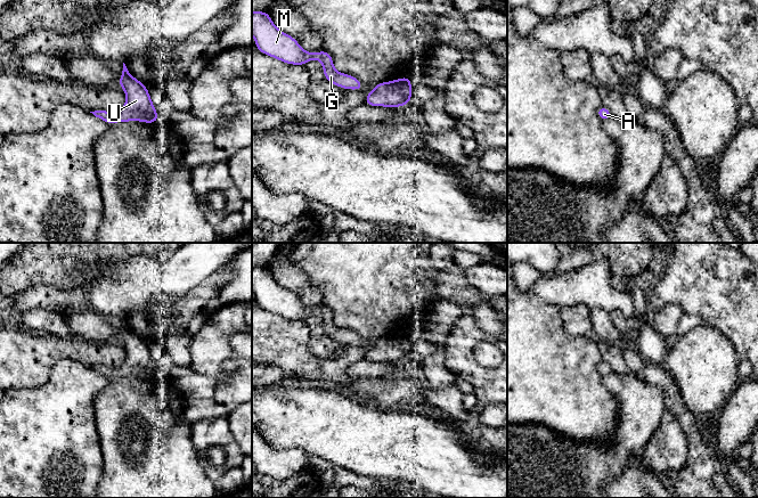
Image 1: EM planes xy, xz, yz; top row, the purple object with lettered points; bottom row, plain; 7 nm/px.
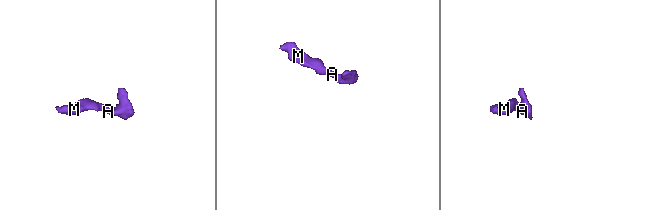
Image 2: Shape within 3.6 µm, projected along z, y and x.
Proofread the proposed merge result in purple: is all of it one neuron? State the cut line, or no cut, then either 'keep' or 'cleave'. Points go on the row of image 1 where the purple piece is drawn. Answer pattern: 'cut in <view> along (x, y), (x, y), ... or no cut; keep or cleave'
no cut; keep

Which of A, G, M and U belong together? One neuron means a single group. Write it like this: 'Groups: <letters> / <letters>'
Groups: A G M U

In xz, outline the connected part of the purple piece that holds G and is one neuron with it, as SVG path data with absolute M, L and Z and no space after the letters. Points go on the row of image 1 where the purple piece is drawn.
M252 11L252 35L255 48L270 57L292 65L302 65L318 59L326 80L342 89L361 90L364 83L353 75L340 73L334 68L333 57L326 51L309 52L299 42L278 30L267 11Z

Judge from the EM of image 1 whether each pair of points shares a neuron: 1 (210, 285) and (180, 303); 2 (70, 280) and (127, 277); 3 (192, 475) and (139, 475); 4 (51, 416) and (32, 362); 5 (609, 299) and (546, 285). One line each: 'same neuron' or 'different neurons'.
1: same neuron
2: different neurons
3: same neuron
4: different neurons
5: same neuron

